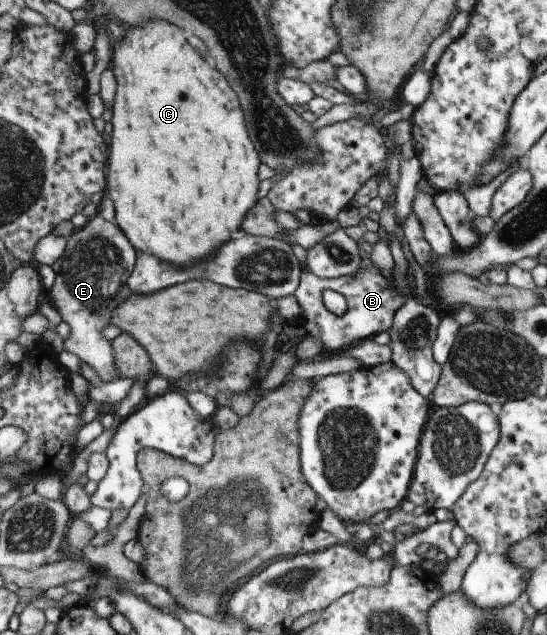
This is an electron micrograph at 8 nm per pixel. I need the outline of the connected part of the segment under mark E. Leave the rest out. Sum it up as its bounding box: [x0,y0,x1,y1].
[49,214,137,383]

